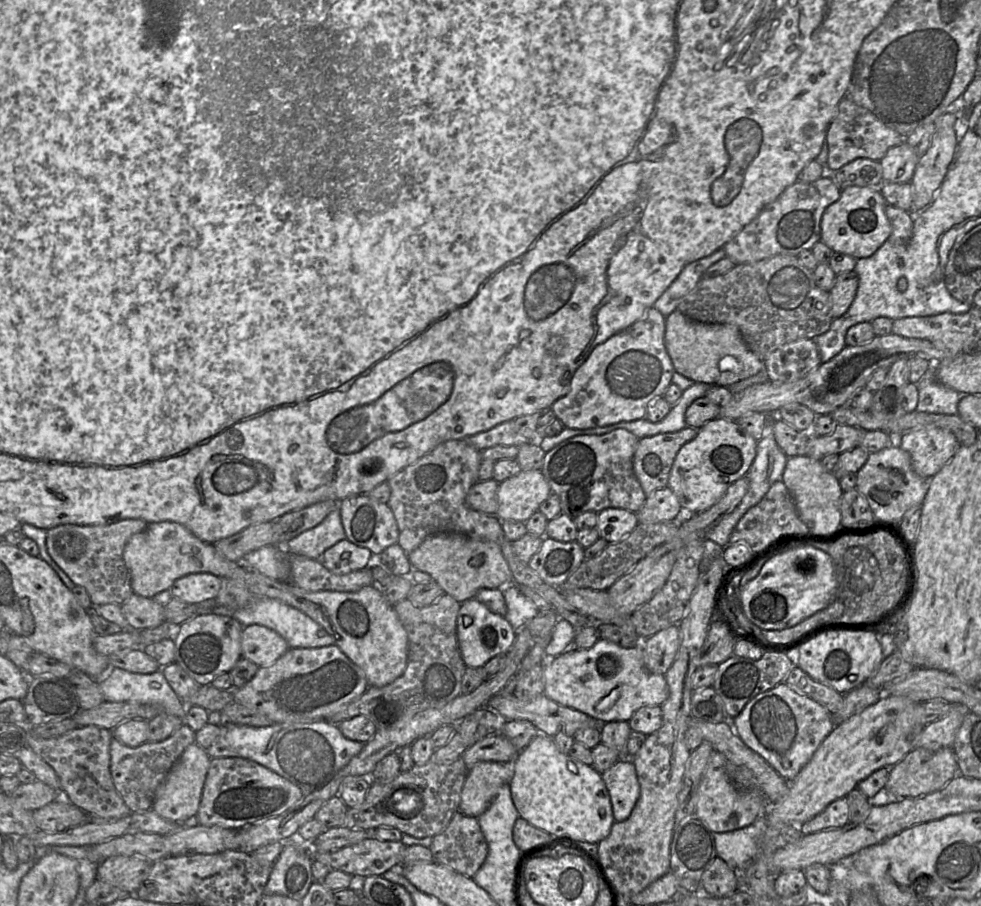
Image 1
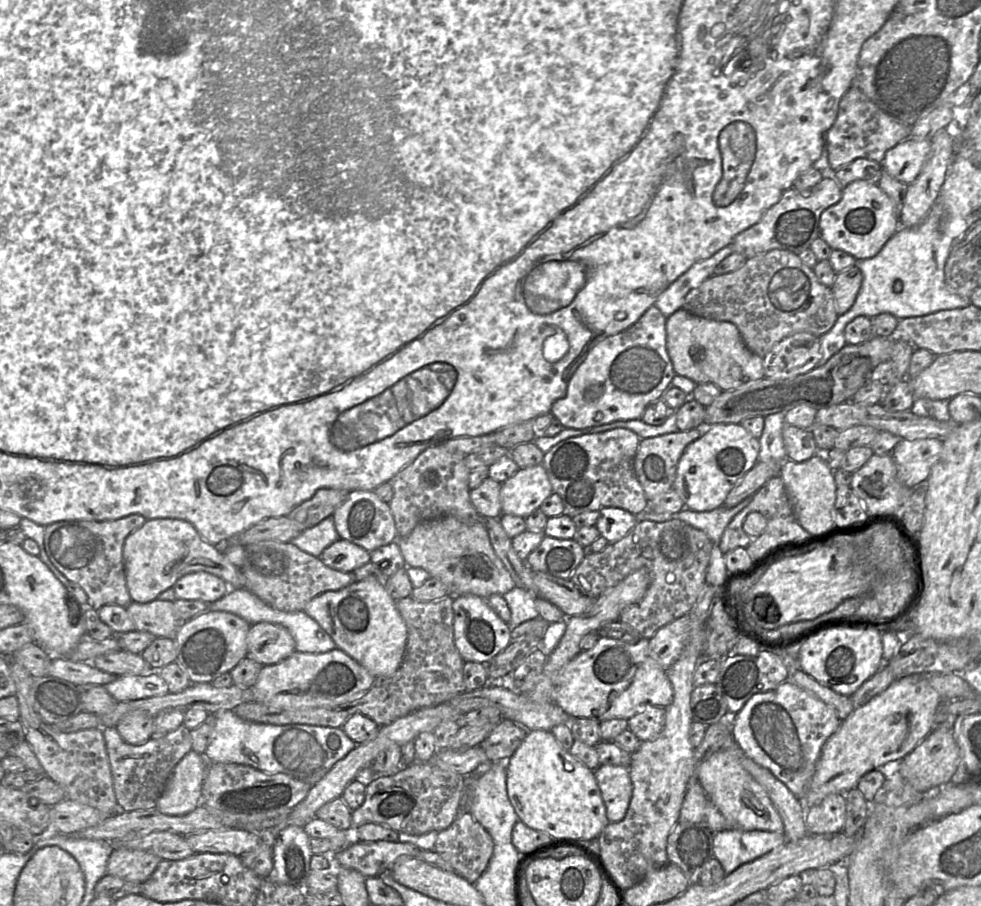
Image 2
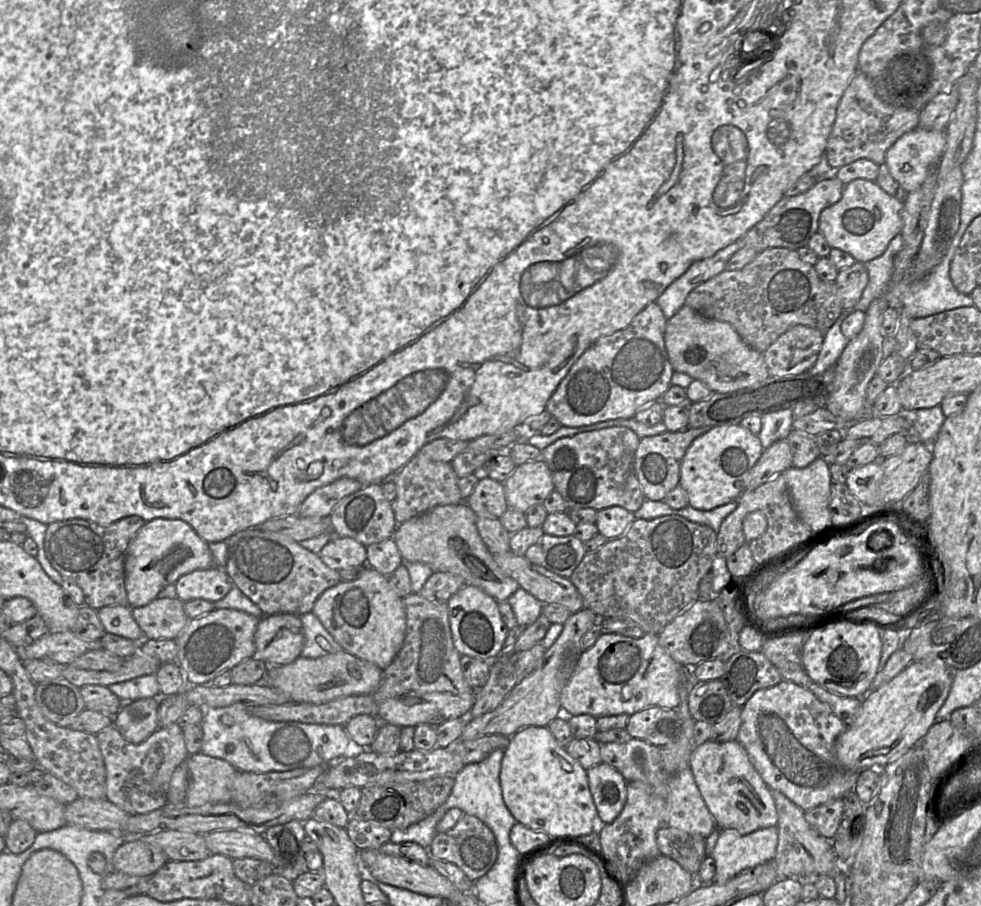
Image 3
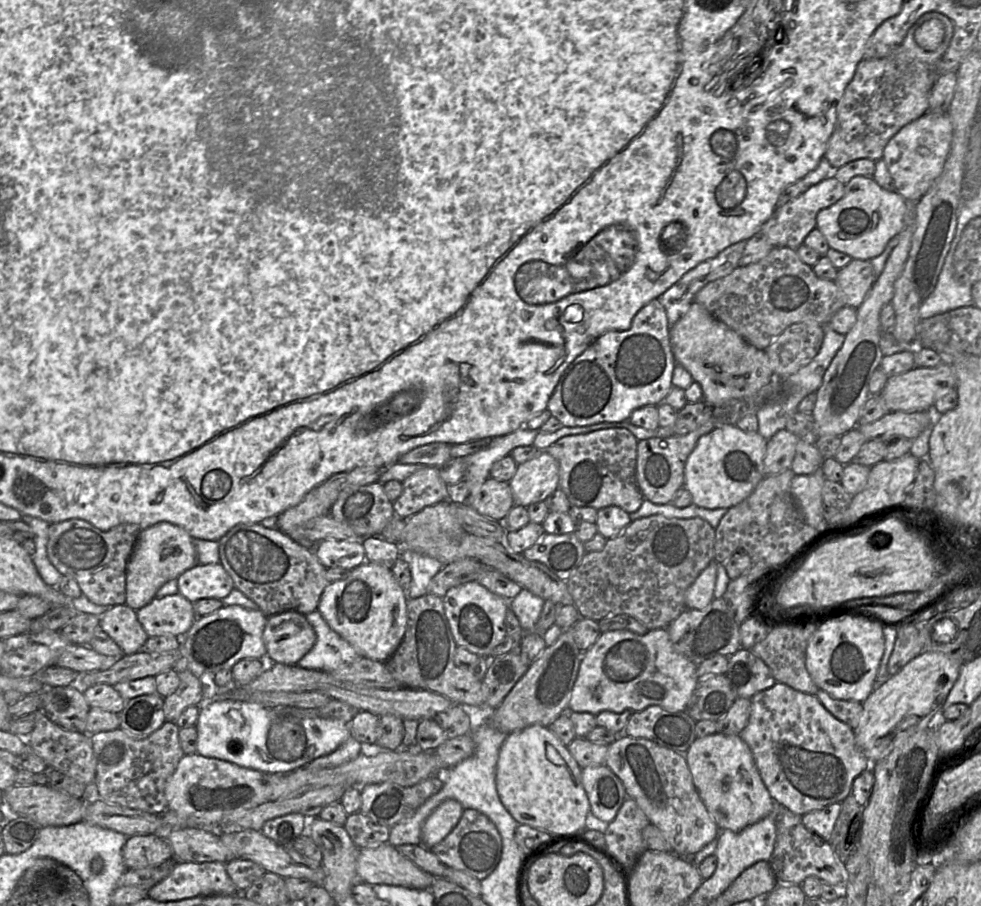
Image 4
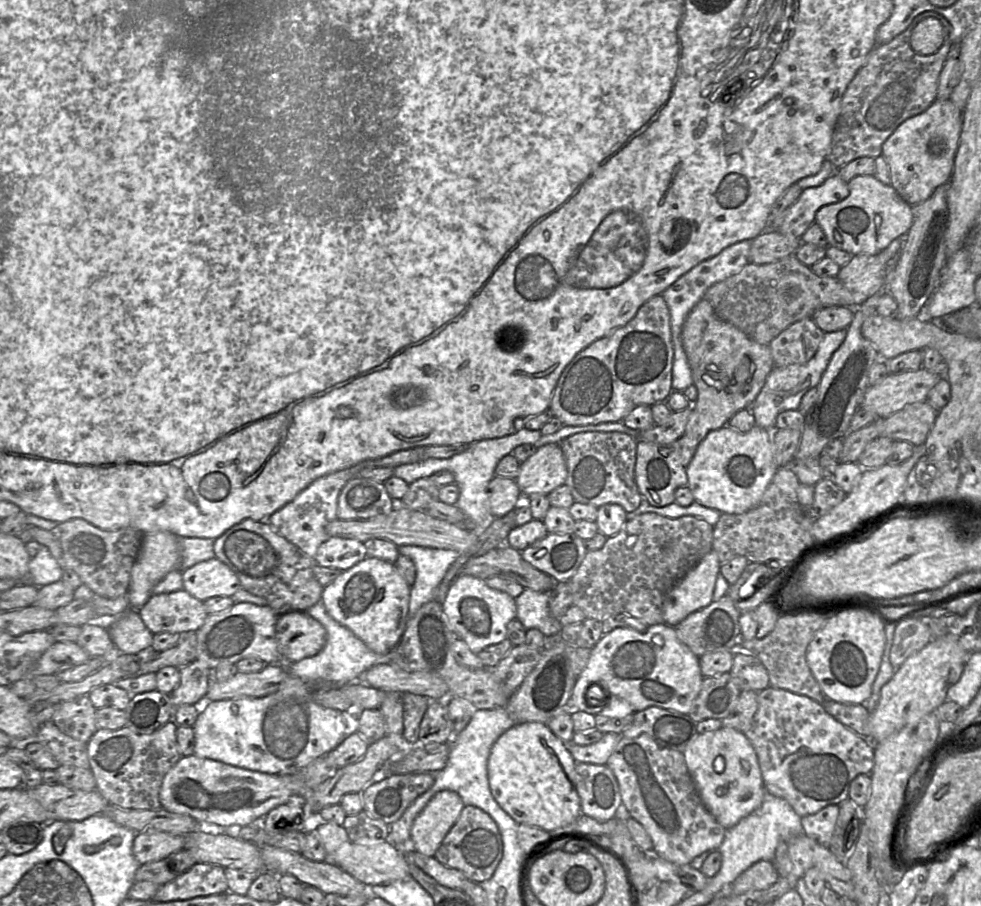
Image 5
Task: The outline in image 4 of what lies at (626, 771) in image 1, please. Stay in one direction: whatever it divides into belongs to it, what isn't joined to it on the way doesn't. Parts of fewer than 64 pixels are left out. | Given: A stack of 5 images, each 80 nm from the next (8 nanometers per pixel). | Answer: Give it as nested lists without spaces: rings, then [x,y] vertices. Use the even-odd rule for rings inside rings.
[[[606,765],[583,768],[581,779],[589,799],[591,816],[604,824],[611,823],[627,798],[622,781]]]

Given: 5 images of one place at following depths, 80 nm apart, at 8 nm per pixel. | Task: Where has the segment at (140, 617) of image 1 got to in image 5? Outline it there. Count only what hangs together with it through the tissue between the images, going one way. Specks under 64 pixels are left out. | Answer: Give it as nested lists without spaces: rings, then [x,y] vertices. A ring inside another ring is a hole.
[[[186,590],[153,594],[138,611],[153,633],[187,633],[200,629],[208,617],[203,601]]]

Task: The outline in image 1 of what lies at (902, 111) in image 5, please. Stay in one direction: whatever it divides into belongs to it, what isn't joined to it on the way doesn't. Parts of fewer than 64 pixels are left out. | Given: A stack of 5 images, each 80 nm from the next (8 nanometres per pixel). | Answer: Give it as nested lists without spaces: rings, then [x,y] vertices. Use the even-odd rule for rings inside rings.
[[[844,97],[840,101],[837,114],[827,130],[828,159],[825,167],[827,172],[834,172],[857,158],[880,162],[890,148],[902,143],[904,139],[871,111],[857,105],[849,97]]]

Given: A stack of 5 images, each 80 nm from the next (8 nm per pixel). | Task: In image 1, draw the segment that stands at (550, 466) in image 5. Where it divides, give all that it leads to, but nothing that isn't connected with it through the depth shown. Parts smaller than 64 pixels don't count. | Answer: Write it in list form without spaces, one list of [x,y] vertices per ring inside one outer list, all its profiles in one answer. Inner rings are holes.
[[[540,470],[521,471],[499,483],[496,516],[501,521],[526,522],[552,491]]]

